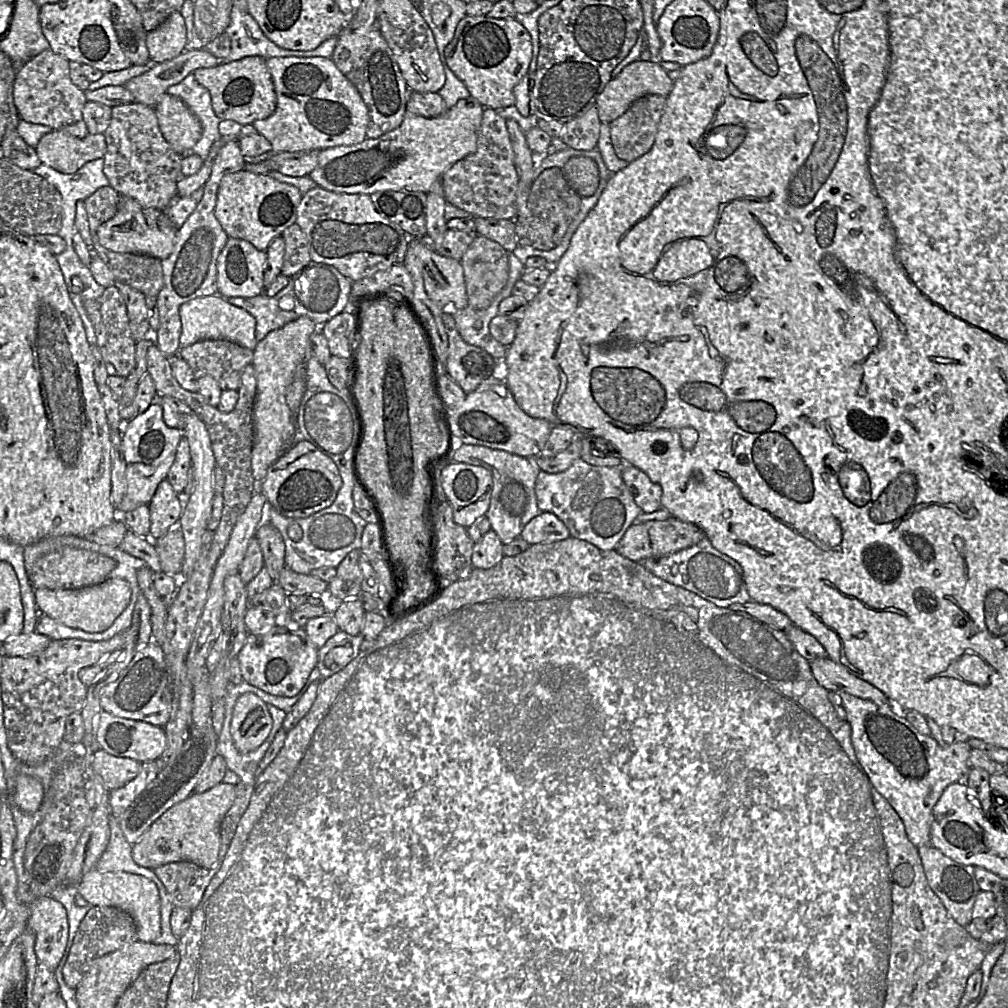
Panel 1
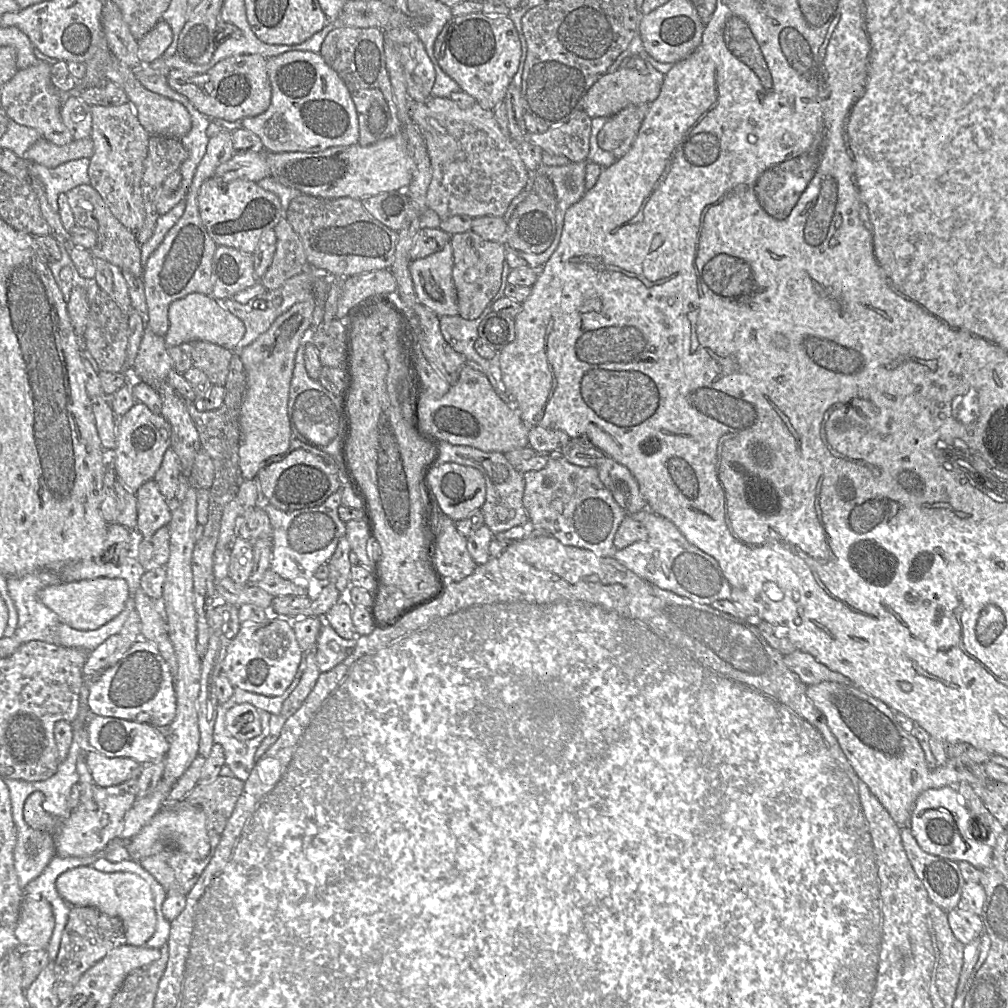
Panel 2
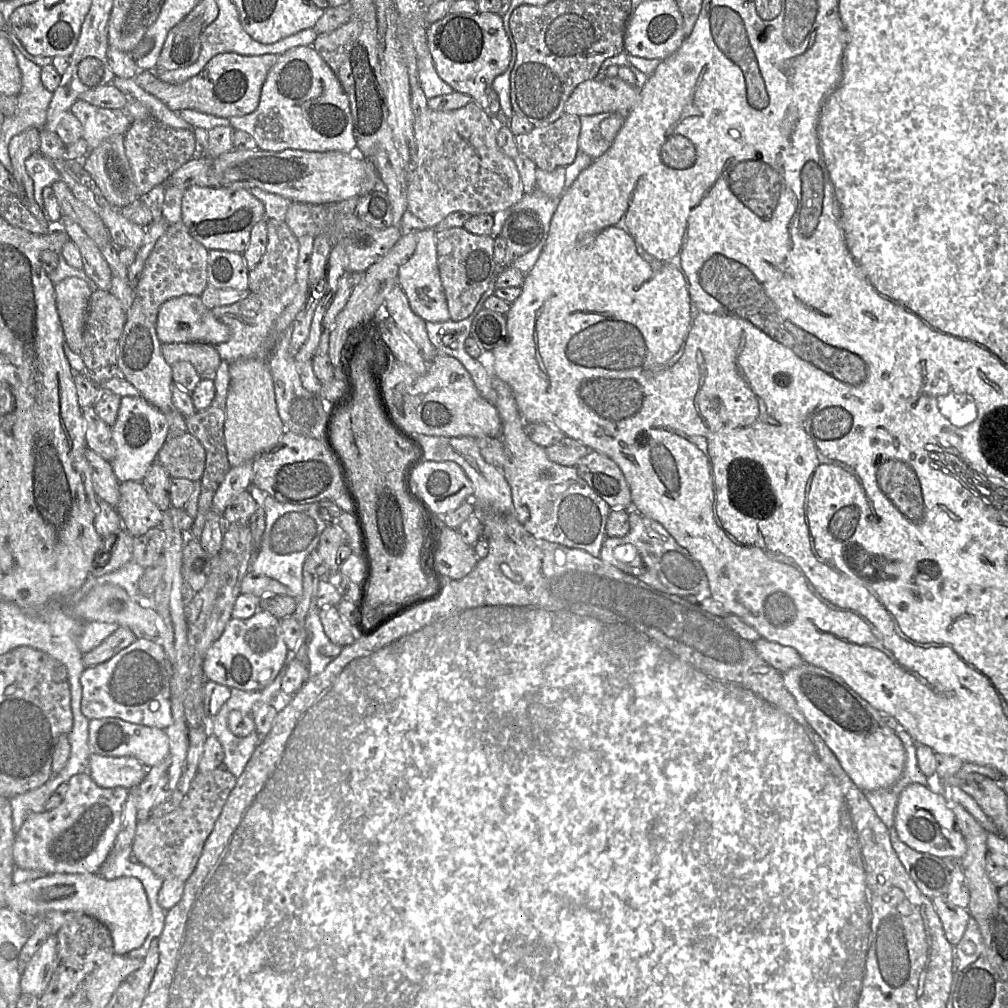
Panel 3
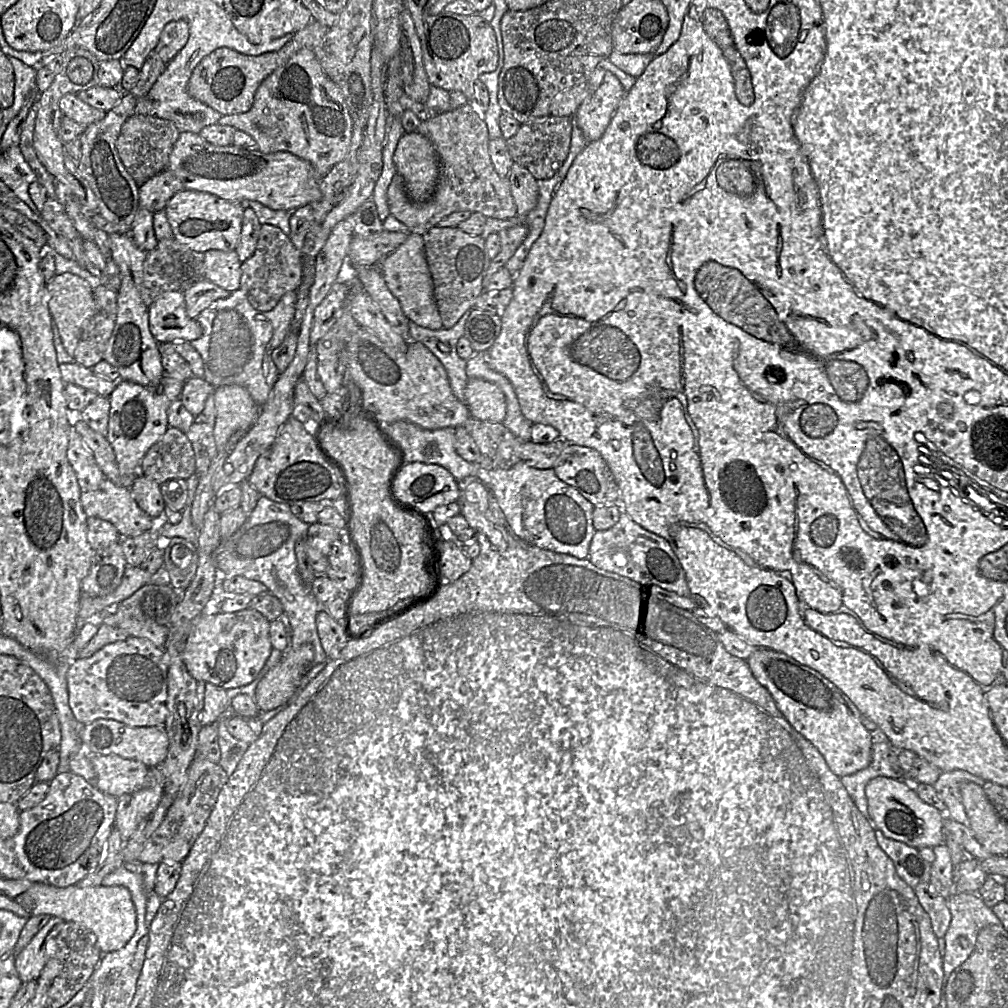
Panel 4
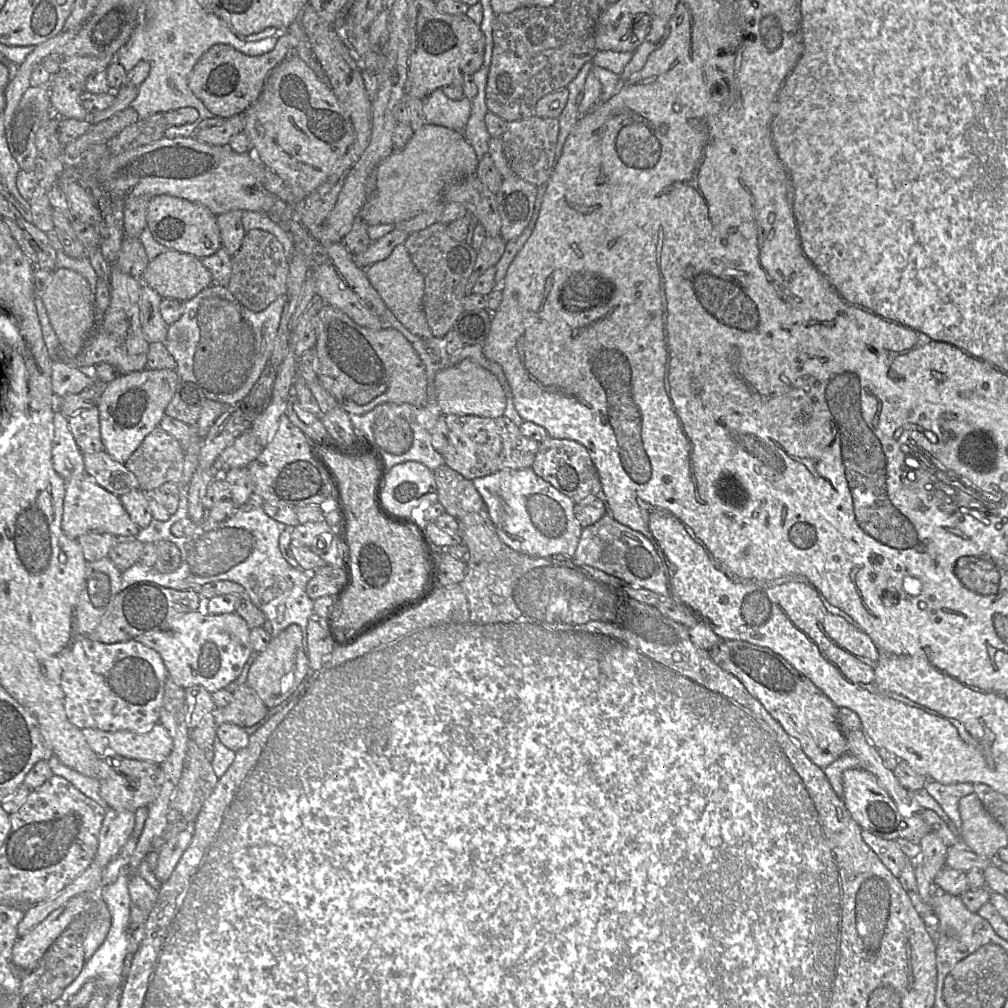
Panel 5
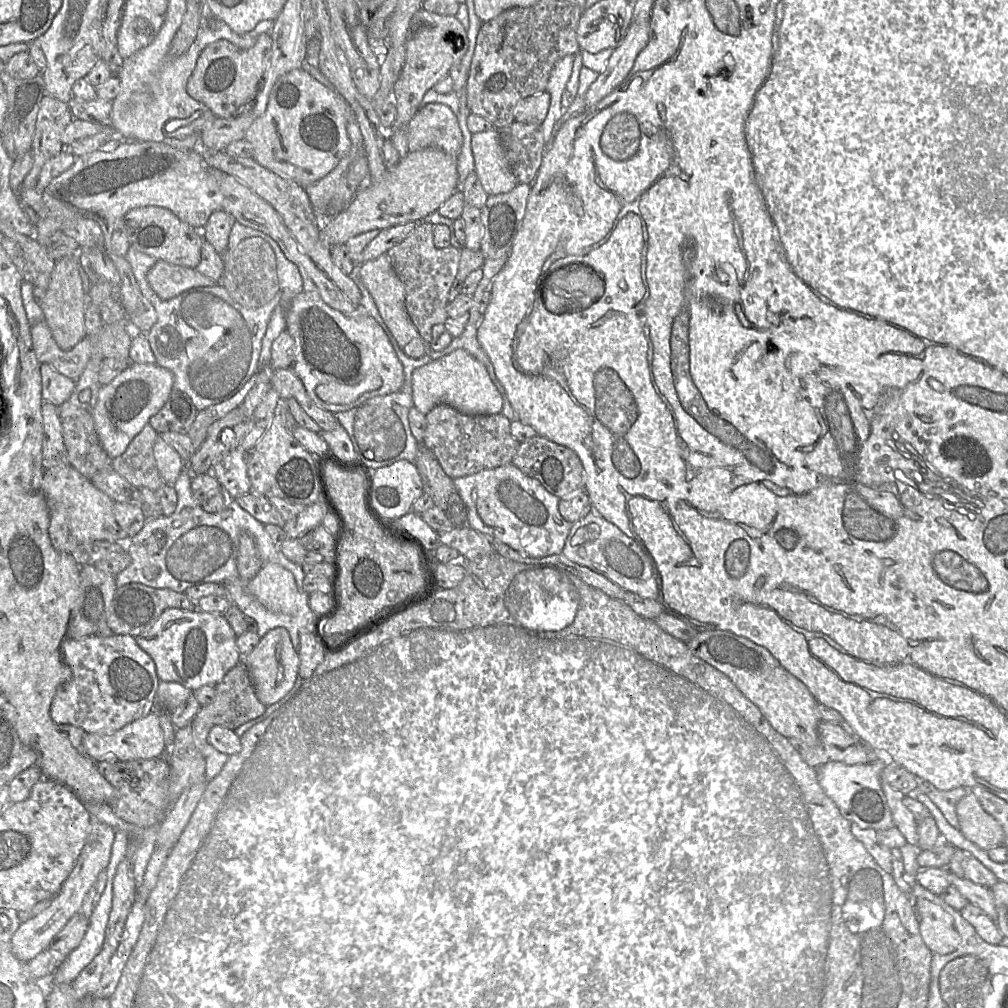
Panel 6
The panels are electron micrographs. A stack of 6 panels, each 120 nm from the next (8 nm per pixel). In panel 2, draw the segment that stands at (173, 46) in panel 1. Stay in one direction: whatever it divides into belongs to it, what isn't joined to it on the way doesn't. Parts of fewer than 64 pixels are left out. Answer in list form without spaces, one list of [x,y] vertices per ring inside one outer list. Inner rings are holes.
[[[161,20],[140,40],[138,40],[138,57],[141,64],[149,64],[159,59],[171,45],[173,32],[170,25]]]

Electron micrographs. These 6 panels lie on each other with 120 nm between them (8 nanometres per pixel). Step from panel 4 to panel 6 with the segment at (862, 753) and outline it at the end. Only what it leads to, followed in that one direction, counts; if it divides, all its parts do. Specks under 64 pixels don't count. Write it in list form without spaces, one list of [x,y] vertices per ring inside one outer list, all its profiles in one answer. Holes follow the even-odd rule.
[[[698,631],[686,643],[691,653],[725,674],[756,704],[772,727],[798,746],[814,746],[818,741],[818,701],[804,683],[788,672],[763,646],[729,631]]]

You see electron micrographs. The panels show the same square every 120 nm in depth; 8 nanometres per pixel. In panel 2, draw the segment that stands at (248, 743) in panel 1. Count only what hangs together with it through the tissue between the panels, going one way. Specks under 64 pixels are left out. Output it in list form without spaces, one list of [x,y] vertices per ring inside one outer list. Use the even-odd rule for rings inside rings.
[[[249,703],[232,707],[226,715],[228,731],[239,740],[249,740],[261,733],[261,720],[258,710]]]

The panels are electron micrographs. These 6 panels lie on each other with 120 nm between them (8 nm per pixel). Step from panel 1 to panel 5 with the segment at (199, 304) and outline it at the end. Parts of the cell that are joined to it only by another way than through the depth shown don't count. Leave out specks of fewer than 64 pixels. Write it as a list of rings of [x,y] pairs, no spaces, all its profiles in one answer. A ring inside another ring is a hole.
[[[143,285],[139,297],[141,328],[149,343],[164,342],[169,325],[160,313],[163,298],[152,288]]]

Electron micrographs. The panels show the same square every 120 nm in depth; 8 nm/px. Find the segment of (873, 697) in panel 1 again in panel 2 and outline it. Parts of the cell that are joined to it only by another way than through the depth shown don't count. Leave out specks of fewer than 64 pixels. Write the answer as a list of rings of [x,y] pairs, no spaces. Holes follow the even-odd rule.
[[[795,650],[785,655],[784,661],[787,667],[806,685],[814,685],[821,682],[850,684],[844,675],[829,669],[807,652]]]

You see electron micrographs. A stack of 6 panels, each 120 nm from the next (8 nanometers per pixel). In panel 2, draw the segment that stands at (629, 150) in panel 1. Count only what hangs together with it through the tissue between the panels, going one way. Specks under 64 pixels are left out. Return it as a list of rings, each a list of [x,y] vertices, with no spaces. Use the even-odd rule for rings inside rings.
[[[650,103],[629,106],[617,114],[608,117],[605,125],[597,135],[598,146],[602,150],[611,152],[617,159],[623,157],[631,149],[649,108]]]

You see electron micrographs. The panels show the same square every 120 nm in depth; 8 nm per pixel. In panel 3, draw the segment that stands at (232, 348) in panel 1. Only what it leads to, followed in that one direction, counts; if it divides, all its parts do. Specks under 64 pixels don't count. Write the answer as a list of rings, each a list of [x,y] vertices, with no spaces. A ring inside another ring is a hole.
[[[205,343],[162,344],[164,359],[169,365],[180,361],[191,363],[202,380],[214,380],[222,362],[214,345]]]

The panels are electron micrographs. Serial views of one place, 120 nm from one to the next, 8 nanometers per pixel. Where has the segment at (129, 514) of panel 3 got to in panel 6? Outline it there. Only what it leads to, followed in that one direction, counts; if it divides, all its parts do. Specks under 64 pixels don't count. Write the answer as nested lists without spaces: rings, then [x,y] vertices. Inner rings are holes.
[[[58,465],[44,470],[41,489],[50,516],[49,538],[58,552],[72,553],[79,545],[92,541],[125,543],[130,539],[115,520],[114,502],[71,465]]]

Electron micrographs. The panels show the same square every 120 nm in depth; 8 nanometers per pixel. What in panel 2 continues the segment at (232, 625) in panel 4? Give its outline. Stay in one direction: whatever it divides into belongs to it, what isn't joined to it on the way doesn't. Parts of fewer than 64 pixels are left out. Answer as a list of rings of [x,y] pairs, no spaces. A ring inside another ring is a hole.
[[[272,615],[260,623],[241,625],[227,648],[221,664],[221,674],[224,674],[234,687],[265,696],[280,696],[293,682],[304,655],[305,652],[302,651],[296,640],[292,620]]]

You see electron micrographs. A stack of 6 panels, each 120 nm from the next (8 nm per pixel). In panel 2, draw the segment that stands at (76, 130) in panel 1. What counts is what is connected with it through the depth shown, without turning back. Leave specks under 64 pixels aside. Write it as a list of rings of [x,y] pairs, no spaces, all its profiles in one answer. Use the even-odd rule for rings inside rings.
[[[41,61],[39,64],[19,69],[12,79],[4,84],[1,103],[9,119],[39,130],[42,138],[59,146],[74,140],[61,118],[63,94],[51,81],[51,65],[49,63]]]

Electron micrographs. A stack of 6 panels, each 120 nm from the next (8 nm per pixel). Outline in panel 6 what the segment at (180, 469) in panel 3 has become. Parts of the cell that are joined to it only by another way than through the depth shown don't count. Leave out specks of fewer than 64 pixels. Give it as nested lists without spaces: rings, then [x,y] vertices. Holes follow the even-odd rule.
[[[147,424],[122,455],[111,459],[111,468],[138,489],[148,488],[155,492],[167,485],[158,471],[153,452],[158,437],[156,430]]]

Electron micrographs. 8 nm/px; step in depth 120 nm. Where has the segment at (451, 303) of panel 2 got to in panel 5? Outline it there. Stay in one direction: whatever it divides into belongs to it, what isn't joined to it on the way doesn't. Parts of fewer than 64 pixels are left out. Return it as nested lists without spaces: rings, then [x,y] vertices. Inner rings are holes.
[[[403,244],[396,246],[388,258],[370,265],[365,273],[389,310],[411,333],[422,338],[433,337],[423,308],[424,278]]]

